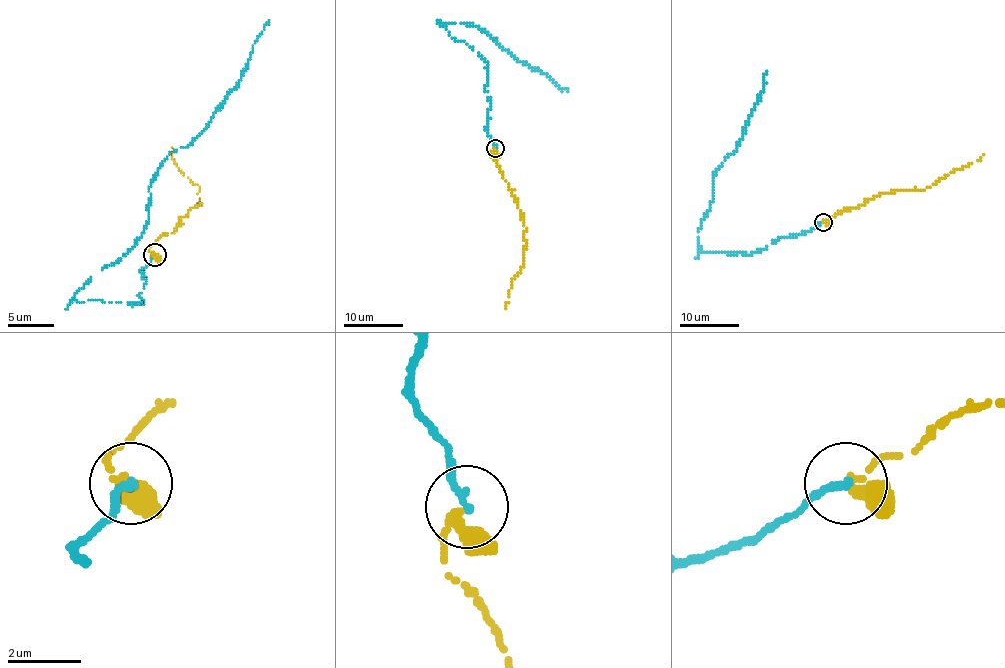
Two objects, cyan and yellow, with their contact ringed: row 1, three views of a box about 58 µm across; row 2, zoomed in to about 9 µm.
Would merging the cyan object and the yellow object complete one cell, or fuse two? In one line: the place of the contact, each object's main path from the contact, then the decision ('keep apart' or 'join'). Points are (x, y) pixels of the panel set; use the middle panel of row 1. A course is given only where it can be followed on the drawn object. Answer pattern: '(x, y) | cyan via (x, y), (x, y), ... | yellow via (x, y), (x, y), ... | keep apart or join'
(495, 148) | cyan via (496, 149), (487, 132), (487, 62), (444, 25), (470, 24), (482, 30), (515, 59), (568, 92) | yellow via (494, 149), (491, 157), (506, 180), (525, 227), (524, 264), (512, 279), (506, 309) | keep apart

